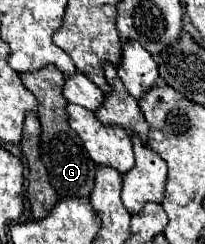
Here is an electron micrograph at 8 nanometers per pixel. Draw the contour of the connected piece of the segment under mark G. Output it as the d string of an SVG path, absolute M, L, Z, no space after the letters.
M46 66L46 68L36 70L36 72L20 74L20 80L36 96L36 100L40 104L38 106L38 120L42 124L40 154L42 154L42 162L46 164L50 184L54 186L56 194L60 198L84 198L84 200L88 200L92 194L92 188L94 188L96 164L90 160L88 152L84 150L82 140L68 124L68 114L66 114L68 102L62 94L62 86L66 82L64 74L58 72L54 66Z

